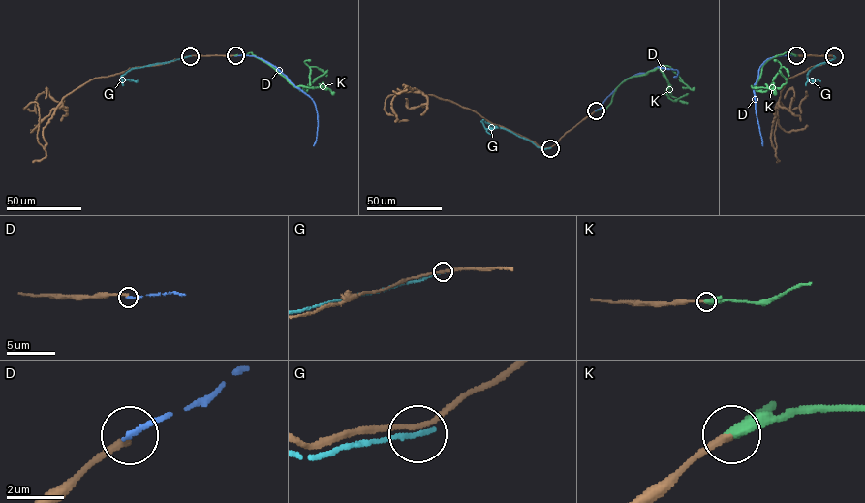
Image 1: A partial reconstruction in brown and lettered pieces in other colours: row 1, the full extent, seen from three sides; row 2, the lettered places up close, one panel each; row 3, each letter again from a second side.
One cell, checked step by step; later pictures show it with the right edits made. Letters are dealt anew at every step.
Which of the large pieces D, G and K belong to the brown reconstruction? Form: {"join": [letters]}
{"join": ["K"]}

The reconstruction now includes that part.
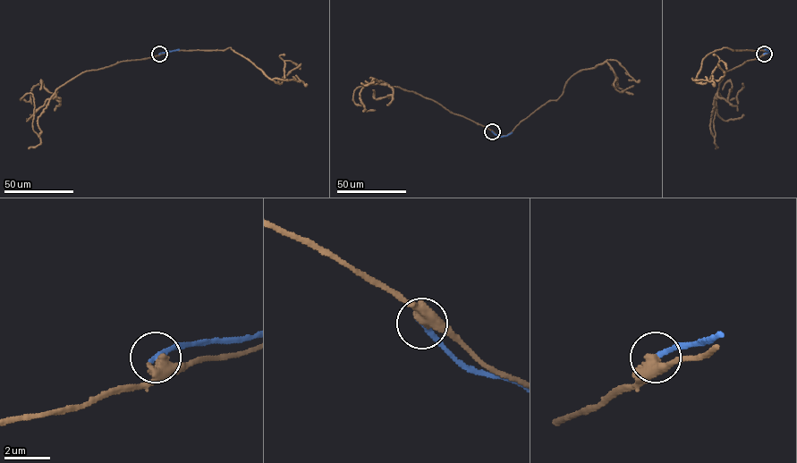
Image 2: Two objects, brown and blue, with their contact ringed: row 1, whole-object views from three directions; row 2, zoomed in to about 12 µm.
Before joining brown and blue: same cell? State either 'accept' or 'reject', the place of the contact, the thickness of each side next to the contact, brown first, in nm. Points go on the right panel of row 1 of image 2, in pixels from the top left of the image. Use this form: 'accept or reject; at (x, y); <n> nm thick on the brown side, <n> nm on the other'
reject; at (764, 54); 440 nm thick on the brown side, 260 nm on the other

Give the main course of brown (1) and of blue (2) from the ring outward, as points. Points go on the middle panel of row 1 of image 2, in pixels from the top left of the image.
1: (492, 131), (429, 99), (370, 78), (371, 82), (365, 80), (354, 91), (353, 100), (366, 110), (375, 110)
2: (492, 131), (500, 137), (512, 132)

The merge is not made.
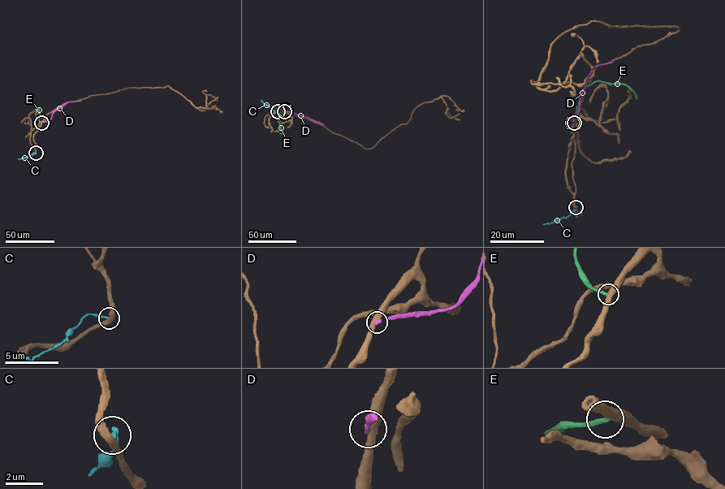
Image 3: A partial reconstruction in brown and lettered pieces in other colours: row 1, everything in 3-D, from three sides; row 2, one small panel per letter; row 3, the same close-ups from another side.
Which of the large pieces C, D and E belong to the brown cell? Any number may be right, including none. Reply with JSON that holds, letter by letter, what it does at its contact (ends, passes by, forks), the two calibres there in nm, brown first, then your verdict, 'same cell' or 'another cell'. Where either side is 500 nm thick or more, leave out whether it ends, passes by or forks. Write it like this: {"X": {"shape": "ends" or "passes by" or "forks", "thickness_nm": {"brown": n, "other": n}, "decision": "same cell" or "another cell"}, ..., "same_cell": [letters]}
{"C": {"shape": "ends", "thickness_nm": {"brown": 380, "other": 190}, "decision": "another cell"}, "D": {"shape": "ends", "thickness_nm": {"brown": 460, "other": 200}, "decision": "another cell"}, "E": {"shape": "ends", "thickness_nm": {"brown": 440, "other": 240}, "decision": "another cell"}, "same_cell": []}

